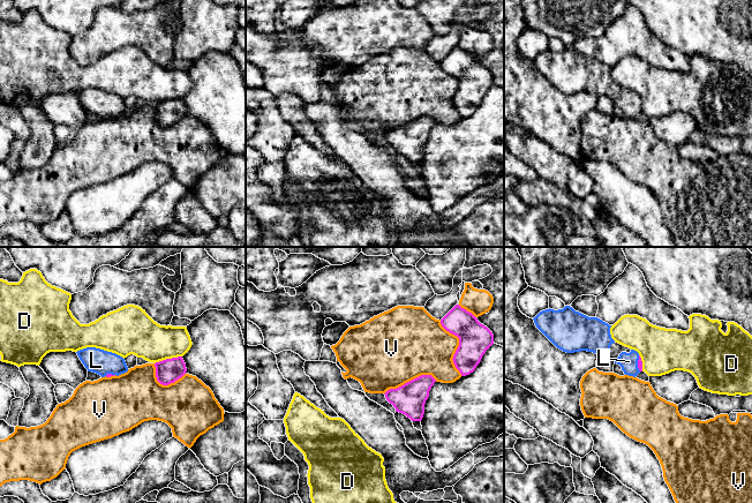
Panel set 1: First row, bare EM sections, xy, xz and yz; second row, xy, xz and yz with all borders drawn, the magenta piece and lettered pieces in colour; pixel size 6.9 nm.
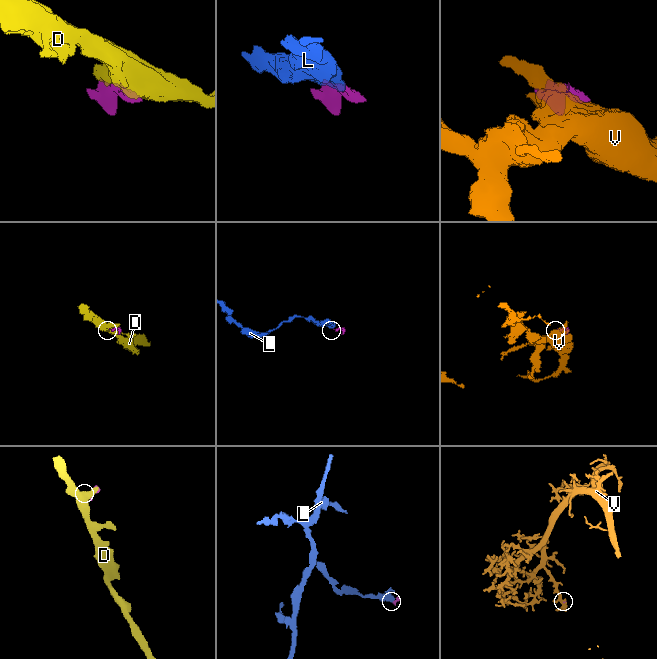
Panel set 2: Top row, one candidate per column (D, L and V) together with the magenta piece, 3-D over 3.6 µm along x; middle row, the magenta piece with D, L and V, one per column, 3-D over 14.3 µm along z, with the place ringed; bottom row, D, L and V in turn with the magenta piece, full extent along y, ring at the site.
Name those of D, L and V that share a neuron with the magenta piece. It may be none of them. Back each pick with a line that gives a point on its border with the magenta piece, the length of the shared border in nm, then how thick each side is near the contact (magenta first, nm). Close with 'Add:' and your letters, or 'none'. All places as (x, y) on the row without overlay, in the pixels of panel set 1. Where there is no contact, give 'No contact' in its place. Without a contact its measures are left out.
L: Touches magenta at yz (638, 105). Shared border 110 nm. Thickness 30 nm (magenta) against 130 nm
Add: L

